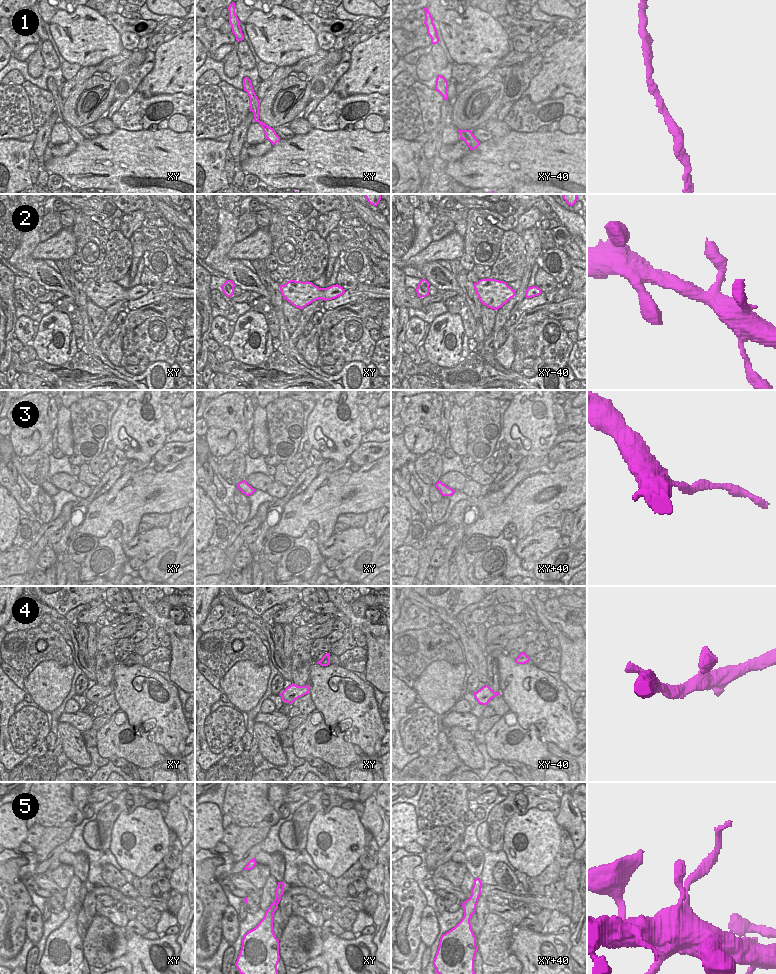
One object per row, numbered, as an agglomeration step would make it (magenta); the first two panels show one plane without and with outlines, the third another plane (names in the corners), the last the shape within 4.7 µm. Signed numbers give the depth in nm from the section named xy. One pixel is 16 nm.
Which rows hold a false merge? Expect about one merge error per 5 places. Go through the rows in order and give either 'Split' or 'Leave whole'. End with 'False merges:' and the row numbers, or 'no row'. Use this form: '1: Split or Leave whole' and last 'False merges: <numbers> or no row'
1: Leave whole
2: Leave whole
3: Split
4: Leave whole
5: Split
False merges: 3, 5

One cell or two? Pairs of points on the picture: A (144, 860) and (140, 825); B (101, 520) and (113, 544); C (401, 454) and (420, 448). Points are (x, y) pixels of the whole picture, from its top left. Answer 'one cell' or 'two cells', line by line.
A: one cell
B: two cells
C: two cells

